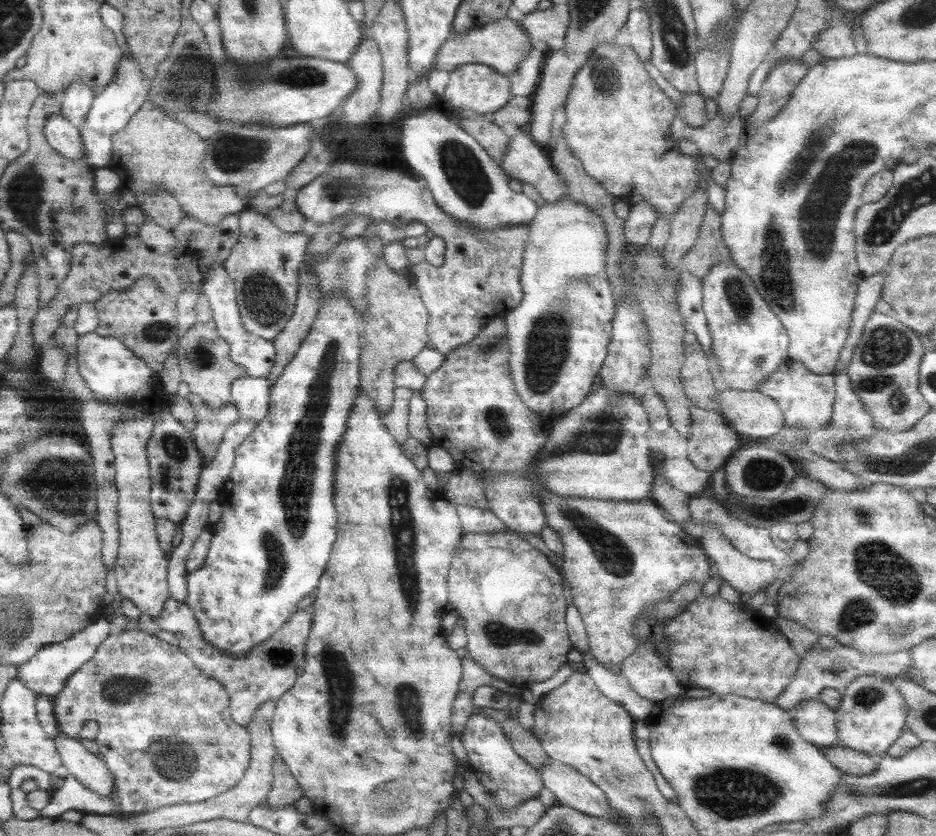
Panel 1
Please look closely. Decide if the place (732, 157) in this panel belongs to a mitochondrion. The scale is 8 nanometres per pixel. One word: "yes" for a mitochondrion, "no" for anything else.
no

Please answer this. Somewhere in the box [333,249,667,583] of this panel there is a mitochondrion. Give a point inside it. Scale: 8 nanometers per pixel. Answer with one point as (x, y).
(547, 346)

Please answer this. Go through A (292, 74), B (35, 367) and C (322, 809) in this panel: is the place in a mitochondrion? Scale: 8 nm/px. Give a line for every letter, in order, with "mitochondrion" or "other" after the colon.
A: mitochondrion
B: other
C: other

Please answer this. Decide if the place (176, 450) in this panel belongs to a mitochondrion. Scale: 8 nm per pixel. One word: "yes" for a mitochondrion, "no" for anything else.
yes

